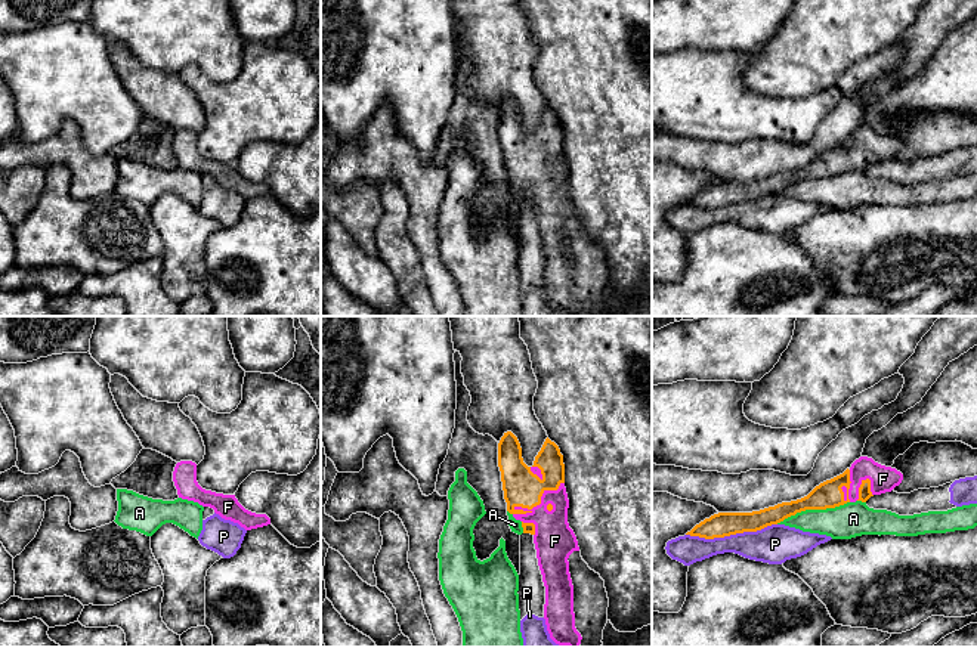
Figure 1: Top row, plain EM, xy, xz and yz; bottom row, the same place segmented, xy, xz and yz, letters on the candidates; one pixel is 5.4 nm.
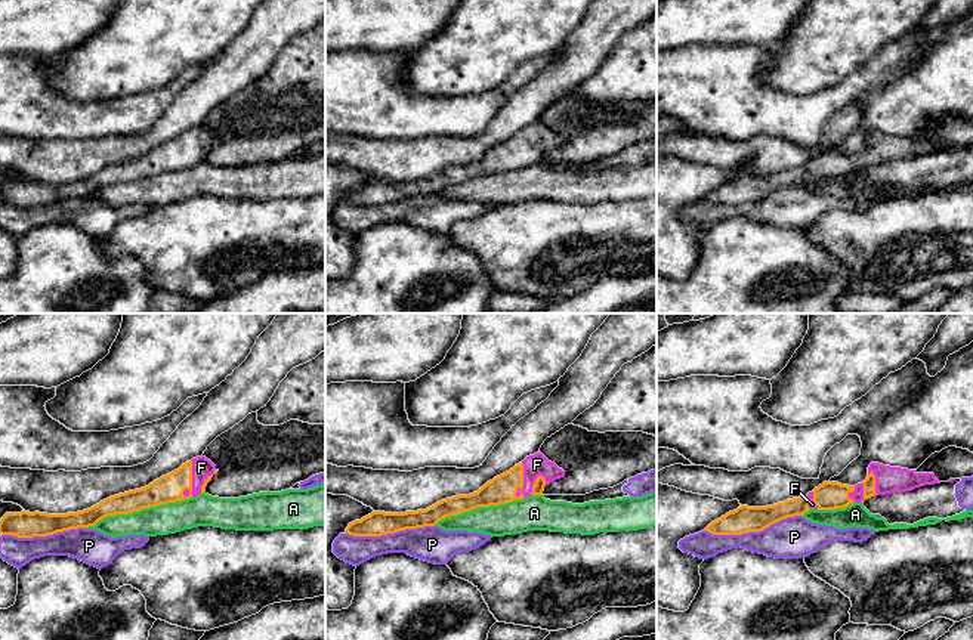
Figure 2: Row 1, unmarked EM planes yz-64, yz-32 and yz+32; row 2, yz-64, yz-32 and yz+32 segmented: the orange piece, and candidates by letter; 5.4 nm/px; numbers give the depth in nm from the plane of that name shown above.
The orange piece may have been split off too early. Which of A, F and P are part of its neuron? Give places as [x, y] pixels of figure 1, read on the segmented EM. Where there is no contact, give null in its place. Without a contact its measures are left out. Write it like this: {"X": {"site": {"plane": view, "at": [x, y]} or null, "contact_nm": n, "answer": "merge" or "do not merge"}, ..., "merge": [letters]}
{"A": {"site": {"plane": "yz", "at": [812, 508]}, "contact_nm": 420, "answer": "do not merge"}, "F": {"site": {"plane": "xz", "at": [540, 501]}, "contact_nm": 340, "answer": "merge"}, "P": {"site": {"plane": "yz", "at": [730, 533]}, "contact_nm": 500, "answer": "do not merge"}, "merge": ["F"]}

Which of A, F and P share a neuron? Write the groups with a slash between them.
A / F / P

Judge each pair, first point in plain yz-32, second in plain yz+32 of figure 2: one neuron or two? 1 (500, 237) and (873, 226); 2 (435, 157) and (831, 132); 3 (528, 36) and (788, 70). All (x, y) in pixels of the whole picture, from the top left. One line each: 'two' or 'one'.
1: one
2: one
3: one

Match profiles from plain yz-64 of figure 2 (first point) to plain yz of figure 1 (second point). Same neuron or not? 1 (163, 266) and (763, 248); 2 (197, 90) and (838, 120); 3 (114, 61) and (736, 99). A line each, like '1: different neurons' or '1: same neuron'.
1: different neurons
2: same neuron
3: different neurons

